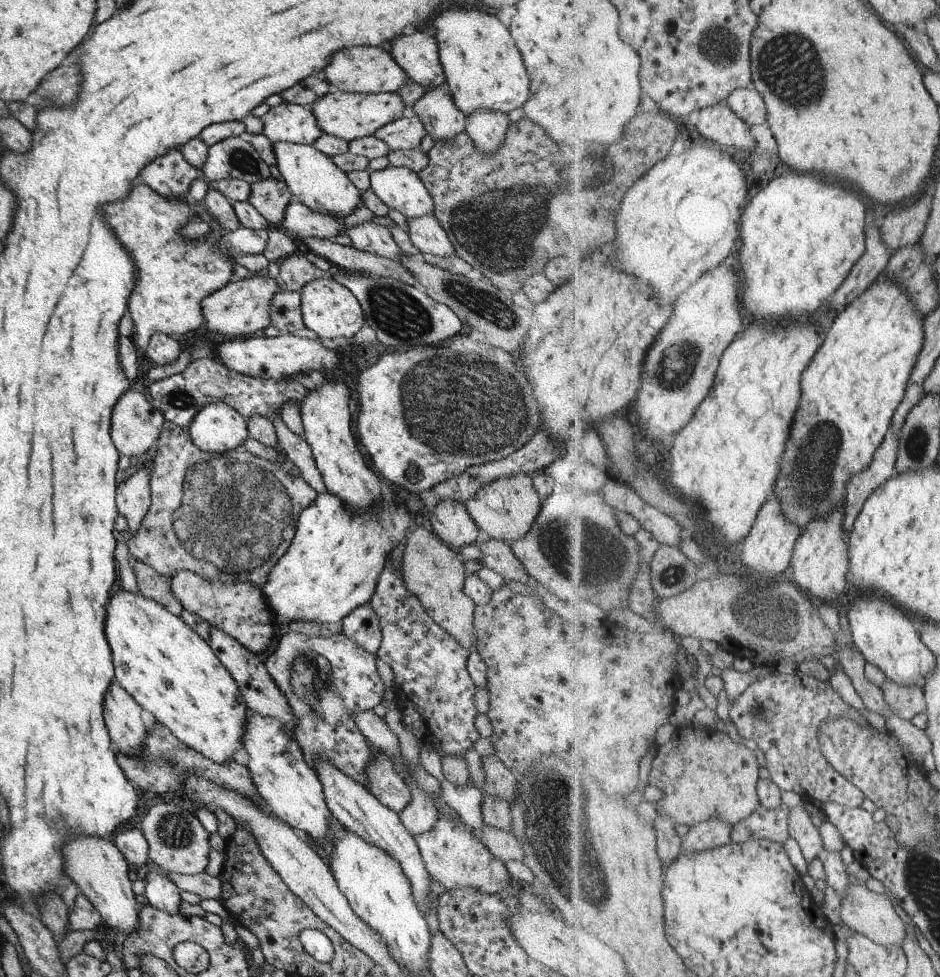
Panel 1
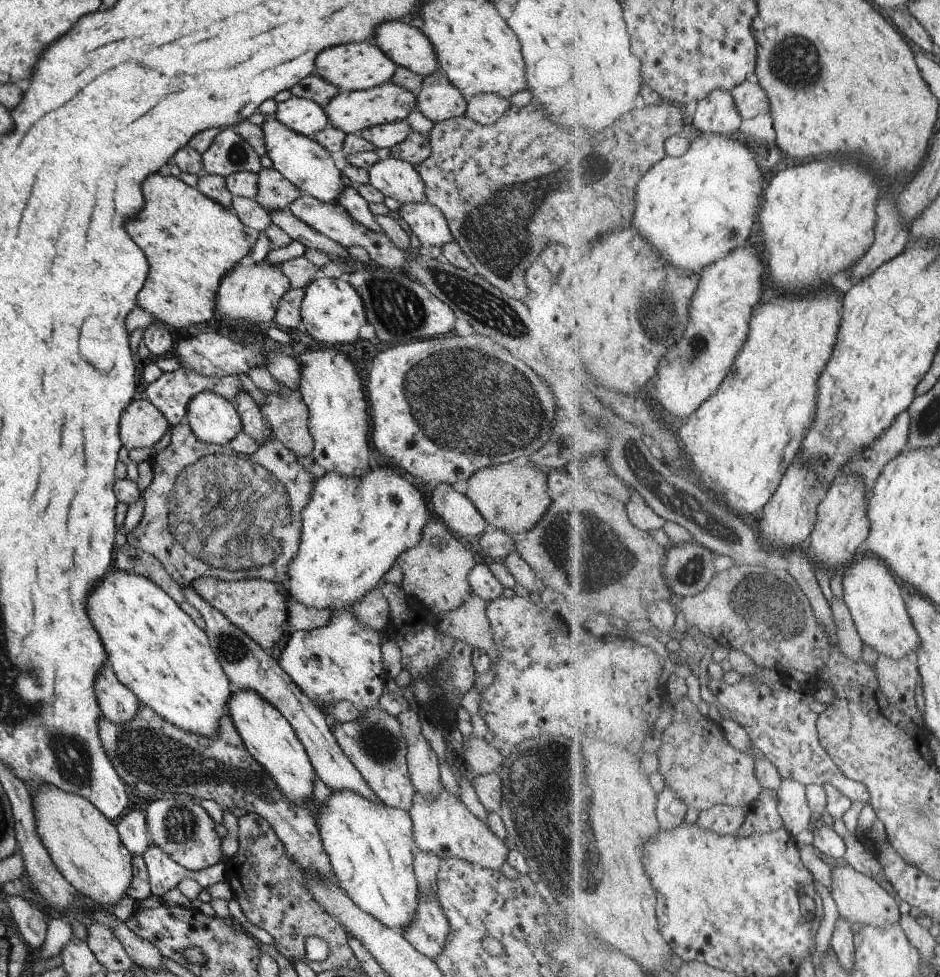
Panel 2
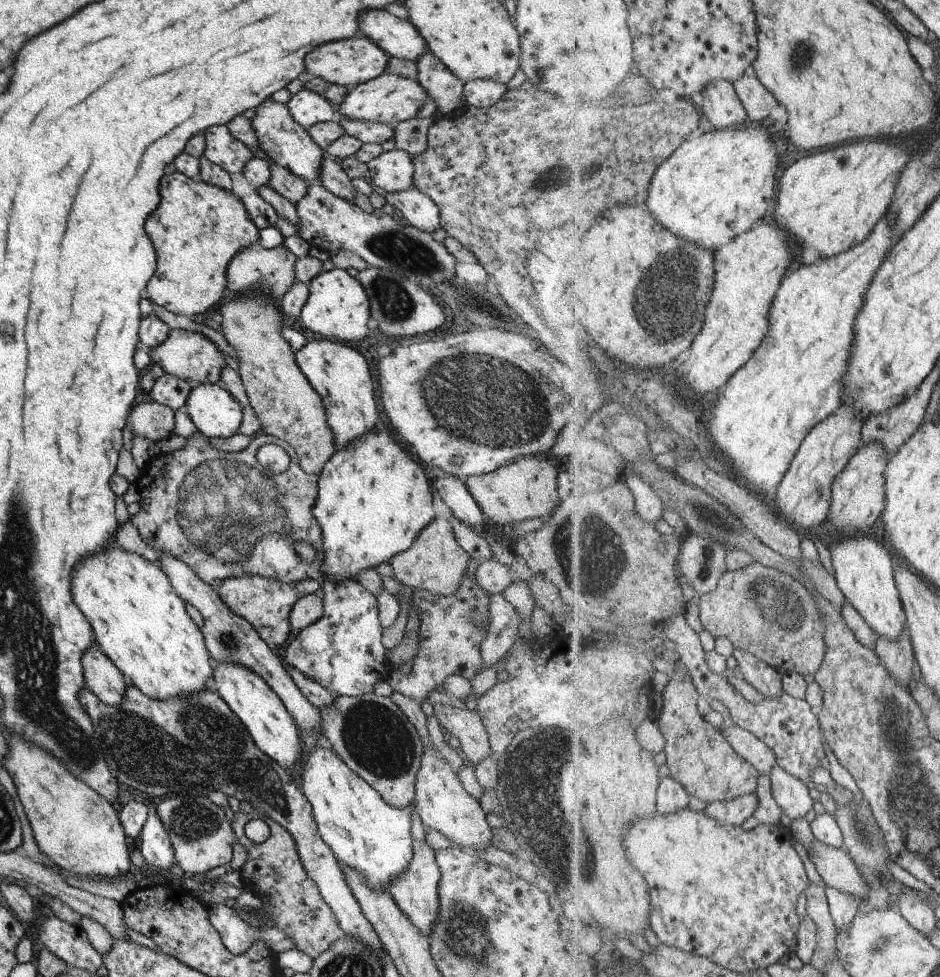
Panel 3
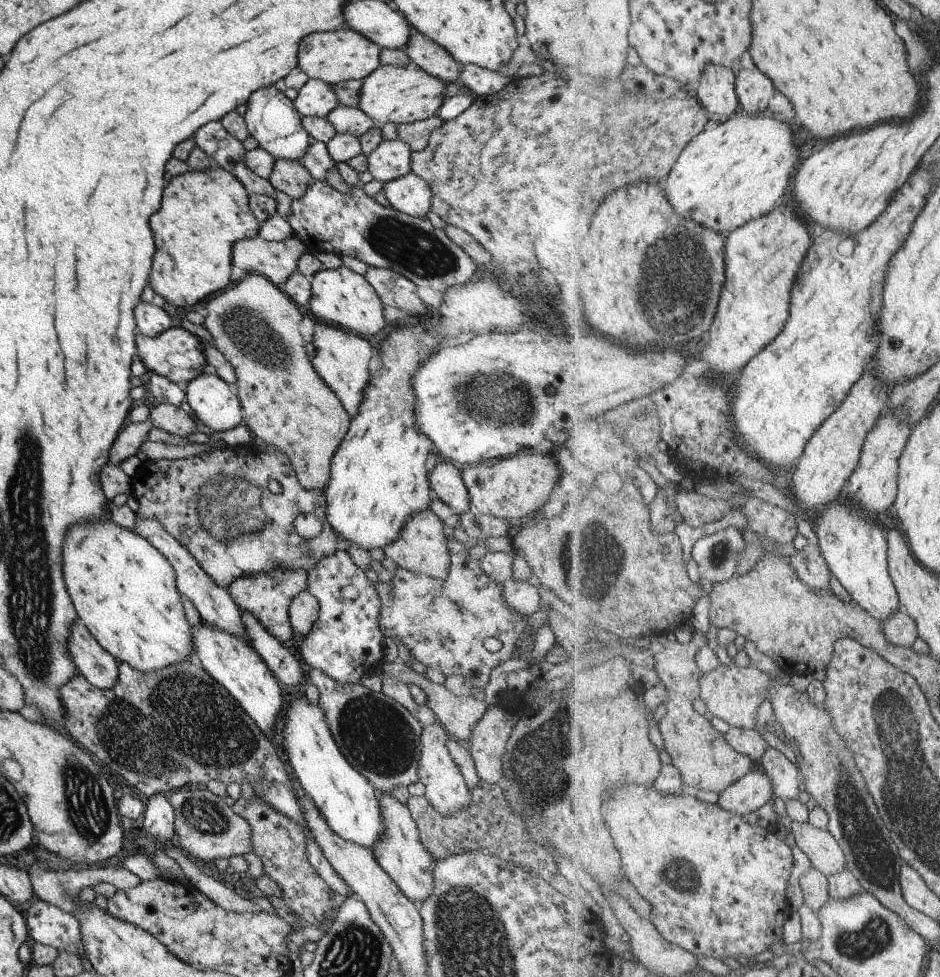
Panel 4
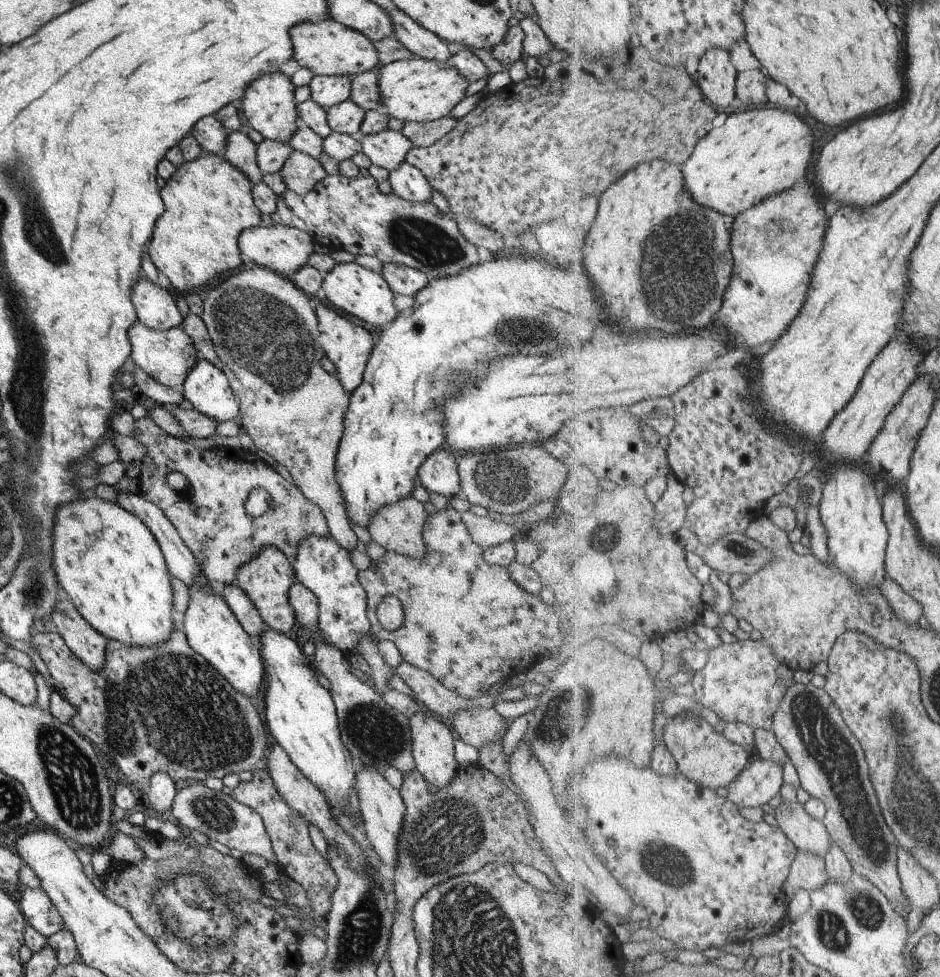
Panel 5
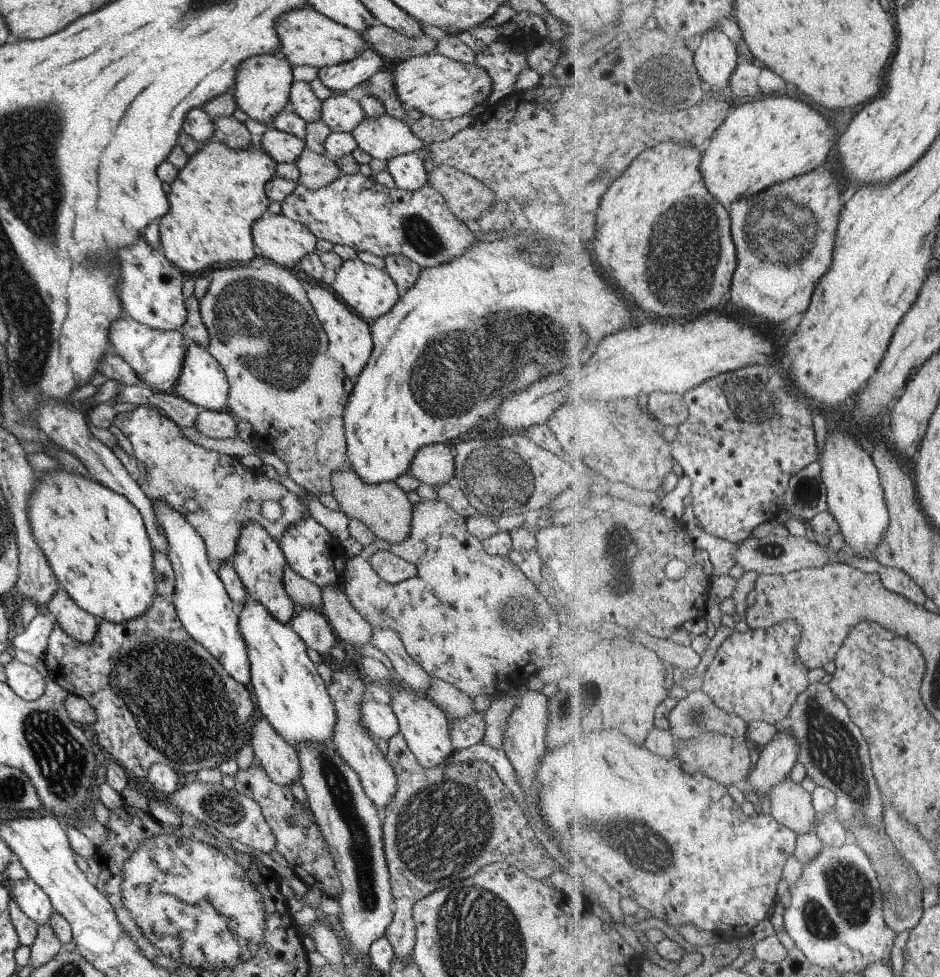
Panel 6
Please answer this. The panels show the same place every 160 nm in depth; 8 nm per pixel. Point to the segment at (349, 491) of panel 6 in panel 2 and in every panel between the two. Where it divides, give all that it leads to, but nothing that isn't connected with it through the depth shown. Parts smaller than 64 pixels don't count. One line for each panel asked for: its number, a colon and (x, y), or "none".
2: (434, 571)
3: (434, 562)
4: (421, 547)
5: (397, 527)

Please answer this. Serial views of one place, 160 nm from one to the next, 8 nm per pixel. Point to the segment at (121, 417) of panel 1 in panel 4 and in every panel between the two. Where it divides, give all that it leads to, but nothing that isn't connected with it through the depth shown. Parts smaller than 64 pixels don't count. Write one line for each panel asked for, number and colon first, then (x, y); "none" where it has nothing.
2: (141, 424)
3: (152, 421)
4: (171, 419)

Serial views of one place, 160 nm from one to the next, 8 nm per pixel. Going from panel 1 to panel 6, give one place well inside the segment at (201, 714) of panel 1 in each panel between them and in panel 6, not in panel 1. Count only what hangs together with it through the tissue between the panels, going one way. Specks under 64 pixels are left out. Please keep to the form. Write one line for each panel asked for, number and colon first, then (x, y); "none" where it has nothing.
2: (155, 650)
3: (138, 622)
4: (124, 592)
5: (103, 556)
6: (94, 540)

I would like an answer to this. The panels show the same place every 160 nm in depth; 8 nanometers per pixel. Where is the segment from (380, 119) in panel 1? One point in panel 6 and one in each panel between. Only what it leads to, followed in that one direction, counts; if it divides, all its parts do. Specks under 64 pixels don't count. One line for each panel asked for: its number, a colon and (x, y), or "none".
2: (352, 111)
3: (388, 99)
4: (390, 93)
5: (418, 90)
6: (440, 88)

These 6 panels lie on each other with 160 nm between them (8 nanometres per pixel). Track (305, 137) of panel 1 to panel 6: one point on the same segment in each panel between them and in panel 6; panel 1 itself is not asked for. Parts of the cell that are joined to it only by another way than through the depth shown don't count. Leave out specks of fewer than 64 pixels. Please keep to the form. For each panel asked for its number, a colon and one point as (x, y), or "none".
2: (304, 116)
3: (306, 108)
4: (315, 98)
5: (325, 90)
6: (339, 78)

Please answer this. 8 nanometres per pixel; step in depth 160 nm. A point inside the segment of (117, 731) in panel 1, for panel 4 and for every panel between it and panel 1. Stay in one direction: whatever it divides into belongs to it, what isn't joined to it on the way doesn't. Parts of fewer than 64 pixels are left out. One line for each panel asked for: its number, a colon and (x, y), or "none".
2: (118, 704)
3: (102, 679)
4: (95, 664)

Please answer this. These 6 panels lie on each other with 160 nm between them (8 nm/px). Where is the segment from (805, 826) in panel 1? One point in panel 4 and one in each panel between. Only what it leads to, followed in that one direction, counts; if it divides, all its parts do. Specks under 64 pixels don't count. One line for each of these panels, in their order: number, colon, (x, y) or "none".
2: (793, 804)
3: (790, 792)
4: (786, 777)

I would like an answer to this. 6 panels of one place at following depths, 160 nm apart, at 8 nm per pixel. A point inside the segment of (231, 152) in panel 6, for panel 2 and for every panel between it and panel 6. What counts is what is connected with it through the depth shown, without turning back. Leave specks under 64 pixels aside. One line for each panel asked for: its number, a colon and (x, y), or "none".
2: (190, 241)
3: (195, 231)
4: (202, 214)
5: (207, 202)

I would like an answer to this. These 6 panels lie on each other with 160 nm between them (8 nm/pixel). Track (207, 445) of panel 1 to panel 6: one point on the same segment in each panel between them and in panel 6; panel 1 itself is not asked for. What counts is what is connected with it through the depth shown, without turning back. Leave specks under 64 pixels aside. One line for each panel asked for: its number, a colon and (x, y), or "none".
2: (211, 418)
3: (215, 414)
4: (213, 402)
5: (205, 387)
6: (201, 381)

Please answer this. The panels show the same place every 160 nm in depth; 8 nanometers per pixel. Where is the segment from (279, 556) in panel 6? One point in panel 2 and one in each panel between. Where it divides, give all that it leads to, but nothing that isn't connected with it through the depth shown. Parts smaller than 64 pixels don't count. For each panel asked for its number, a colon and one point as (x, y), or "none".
2: (257, 607)
3: (263, 603)
4: (266, 596)
5: (265, 579)

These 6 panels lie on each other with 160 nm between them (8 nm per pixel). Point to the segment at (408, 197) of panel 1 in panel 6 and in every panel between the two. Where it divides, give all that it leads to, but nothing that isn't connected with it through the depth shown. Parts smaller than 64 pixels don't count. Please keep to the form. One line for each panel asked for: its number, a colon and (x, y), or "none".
2: (393, 177)
3: (392, 171)
4: (390, 159)
5: (386, 148)
6: (383, 137)

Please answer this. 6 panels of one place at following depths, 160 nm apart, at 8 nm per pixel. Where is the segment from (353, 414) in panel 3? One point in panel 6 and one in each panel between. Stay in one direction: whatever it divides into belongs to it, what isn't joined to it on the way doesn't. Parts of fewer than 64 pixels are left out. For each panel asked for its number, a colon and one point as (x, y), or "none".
4: (341, 357)
5: (347, 345)
6: (349, 341)

